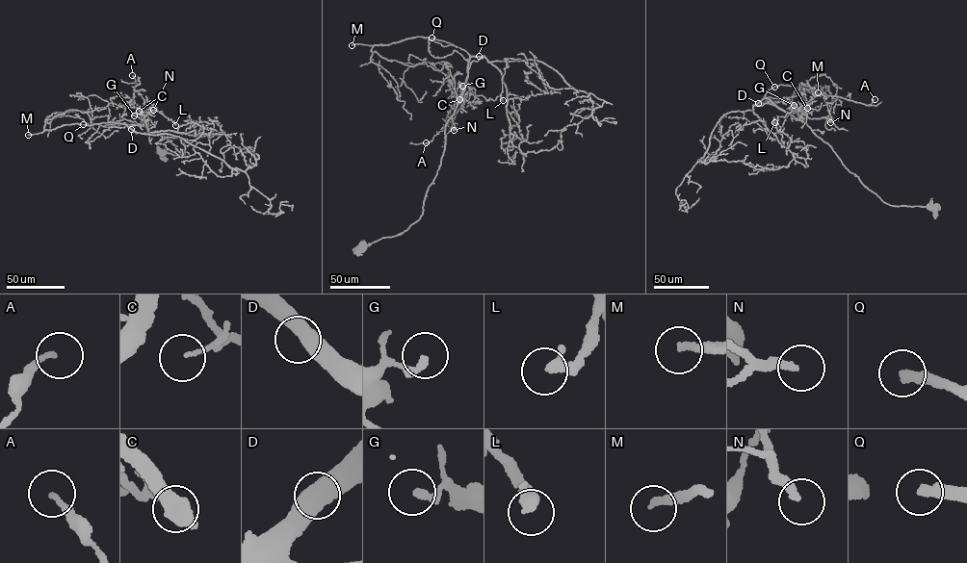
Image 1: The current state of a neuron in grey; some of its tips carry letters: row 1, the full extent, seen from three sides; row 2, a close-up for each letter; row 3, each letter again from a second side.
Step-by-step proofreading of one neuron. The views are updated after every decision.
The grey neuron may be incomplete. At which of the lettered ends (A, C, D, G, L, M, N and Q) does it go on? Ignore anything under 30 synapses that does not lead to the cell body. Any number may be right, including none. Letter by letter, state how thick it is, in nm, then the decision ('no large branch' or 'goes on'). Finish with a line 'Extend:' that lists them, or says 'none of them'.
A: 140 nm | no large branch
C: 100 nm | no large branch
D: 500 nm | no large branch
G: 280 nm | no large branch
L: 400 nm | goes on
M: 240 nm | goes on
N: 280 nm | goes on
Q: 320 nm | no large branch
Extend: L, M, N

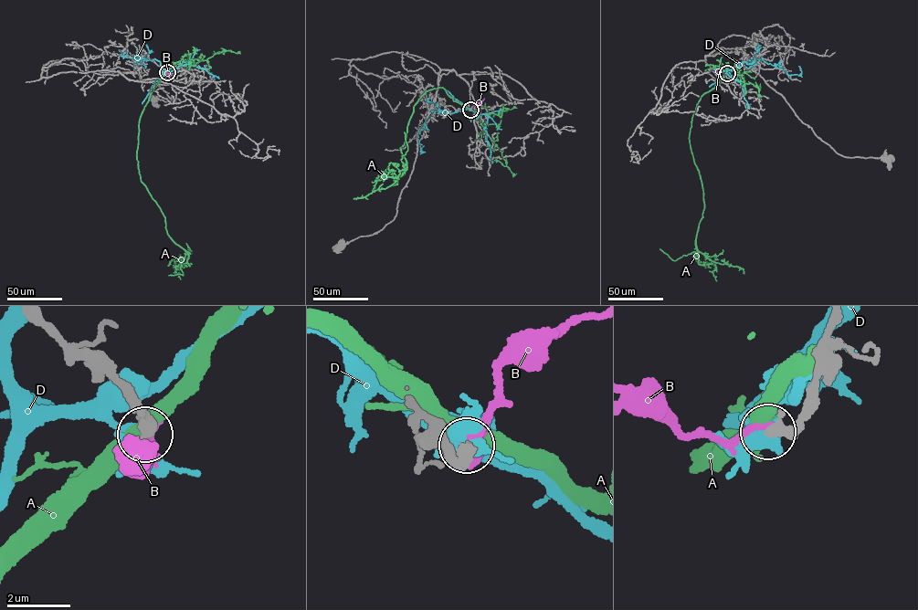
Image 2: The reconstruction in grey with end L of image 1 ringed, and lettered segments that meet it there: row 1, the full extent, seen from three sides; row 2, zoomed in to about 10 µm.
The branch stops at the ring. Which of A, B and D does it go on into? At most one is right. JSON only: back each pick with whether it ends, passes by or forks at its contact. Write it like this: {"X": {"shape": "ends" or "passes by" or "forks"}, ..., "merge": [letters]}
{"merge": []}

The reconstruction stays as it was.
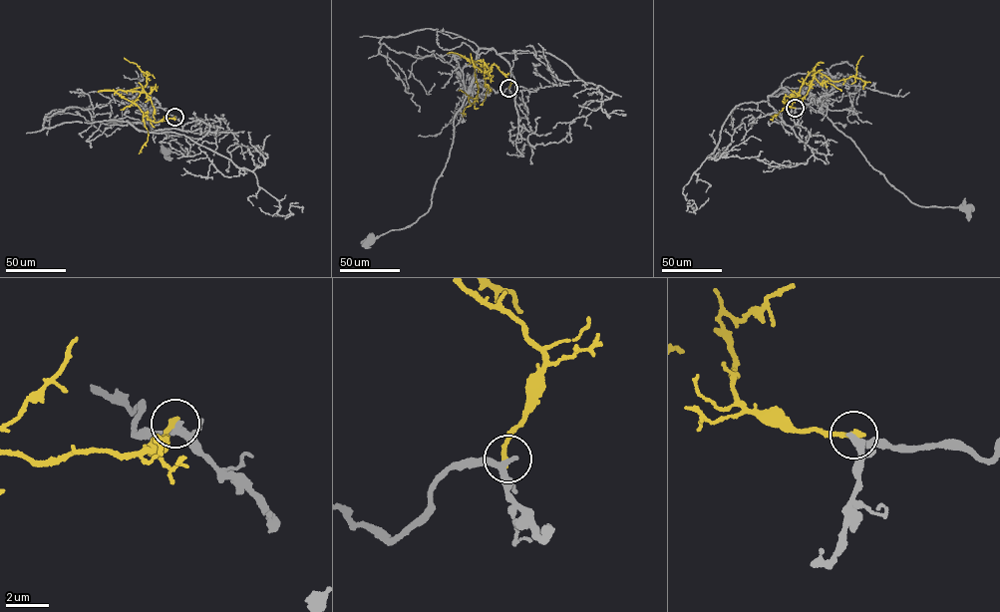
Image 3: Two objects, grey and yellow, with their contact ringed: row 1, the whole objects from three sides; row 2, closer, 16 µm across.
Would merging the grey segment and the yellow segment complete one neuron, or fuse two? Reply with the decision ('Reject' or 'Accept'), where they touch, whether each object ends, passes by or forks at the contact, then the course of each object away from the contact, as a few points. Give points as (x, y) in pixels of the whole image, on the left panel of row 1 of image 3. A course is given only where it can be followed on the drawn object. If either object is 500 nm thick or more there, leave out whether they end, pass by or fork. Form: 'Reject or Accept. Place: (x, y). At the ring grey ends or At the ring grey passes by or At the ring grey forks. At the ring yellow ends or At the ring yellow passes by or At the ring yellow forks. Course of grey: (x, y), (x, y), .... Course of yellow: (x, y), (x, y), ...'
Reject. Place: (174, 117). At the ring grey forks. At the ring yellow ends. Course of grey: (174, 117), (156, 107), (146, 117), (152, 131), (164, 131), (183, 150), (194, 153), (166, 152). Course of yellow: (174, 117), (155, 122), (147, 120), (137, 105), (115, 91), (147, 84), (146, 73), (124, 58)

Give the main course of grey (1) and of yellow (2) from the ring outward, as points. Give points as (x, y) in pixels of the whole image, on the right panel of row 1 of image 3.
1: (795, 108), (802, 109), (813, 97), (819, 111), (851, 139), (870, 164), (909, 200), (923, 206), (967, 210)
2: (795, 108), (789, 106), (784, 97), (798, 96), (815, 67), (816, 71), (837, 82), (855, 77), (863, 56)

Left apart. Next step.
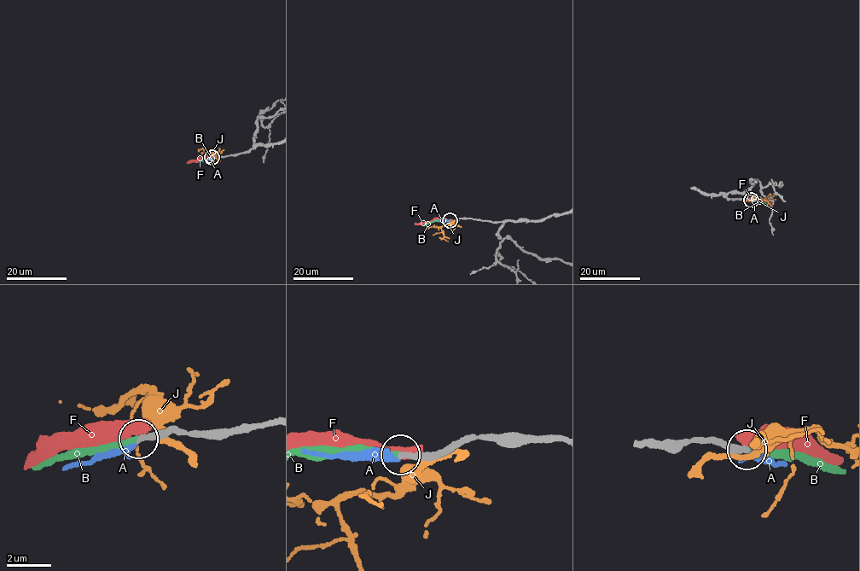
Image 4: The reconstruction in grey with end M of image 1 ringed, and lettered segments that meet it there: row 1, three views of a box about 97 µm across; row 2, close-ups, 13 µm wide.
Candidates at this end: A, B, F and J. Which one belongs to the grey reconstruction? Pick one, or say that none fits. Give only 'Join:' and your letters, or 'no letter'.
Join: B

